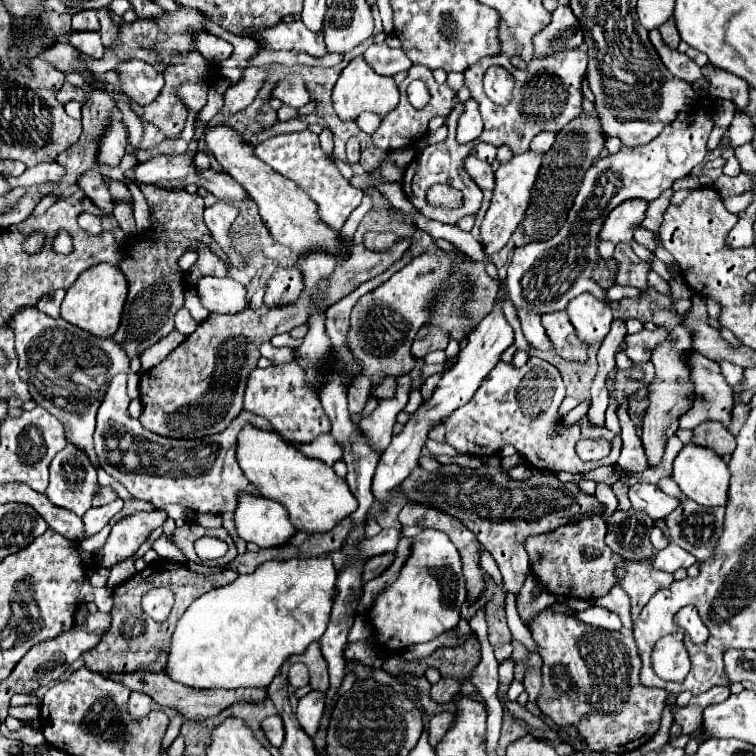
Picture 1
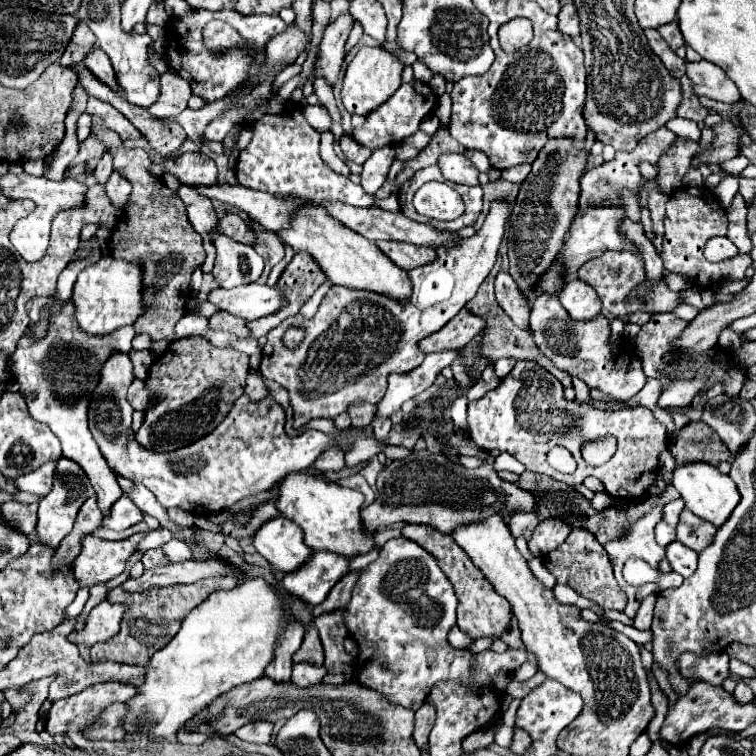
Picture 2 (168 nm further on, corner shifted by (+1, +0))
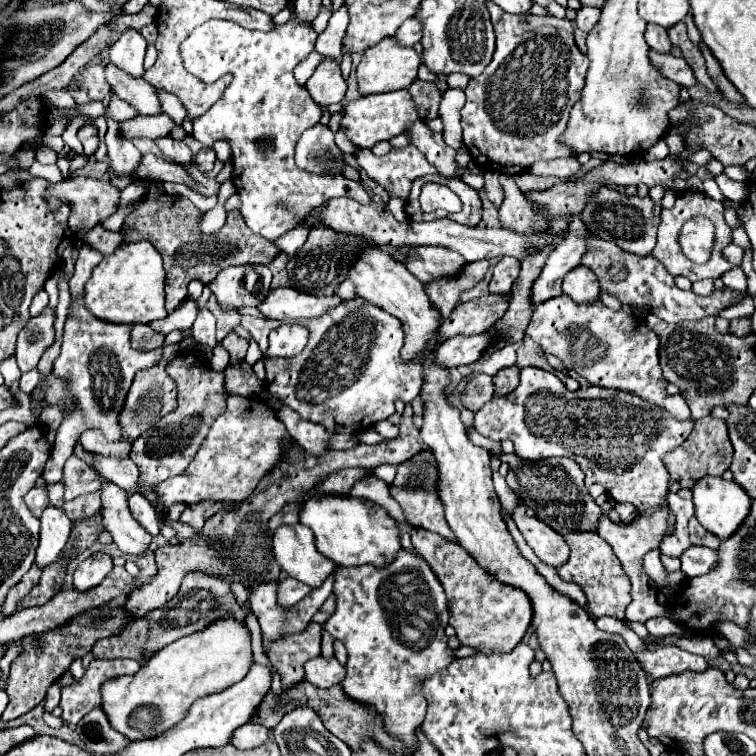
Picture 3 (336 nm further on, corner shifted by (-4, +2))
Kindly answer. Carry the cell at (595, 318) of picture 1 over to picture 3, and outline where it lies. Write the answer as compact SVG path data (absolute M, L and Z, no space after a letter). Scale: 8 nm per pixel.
M582 264L576 266L568 276L562 280L562 290L568 294L574 302L594 302L600 296L600 284L590 268L584 268Z

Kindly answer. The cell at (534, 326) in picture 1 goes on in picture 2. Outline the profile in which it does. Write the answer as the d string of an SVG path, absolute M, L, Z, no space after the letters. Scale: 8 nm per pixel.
M499 272L495 278L495 296L499 306L505 310L505 314L523 330L531 332L529 328L529 314L531 314L531 302L519 294L519 286L515 286L515 280L507 272Z

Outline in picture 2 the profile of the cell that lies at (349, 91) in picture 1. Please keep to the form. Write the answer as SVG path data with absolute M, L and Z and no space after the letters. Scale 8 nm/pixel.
M361 48L355 58L349 62L343 86L341 86L341 100L347 112L369 116L373 110L377 110L381 104L385 104L401 86L401 70L403 64L391 56L383 48Z

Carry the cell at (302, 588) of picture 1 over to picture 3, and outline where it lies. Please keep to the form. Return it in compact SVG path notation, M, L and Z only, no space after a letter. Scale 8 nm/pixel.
M234 618L218 620L202 632L180 638L156 654L132 676L106 680L102 690L102 710L110 726L128 740L144 740L176 726L190 704L202 696L224 690L246 676L252 666L250 630Z

